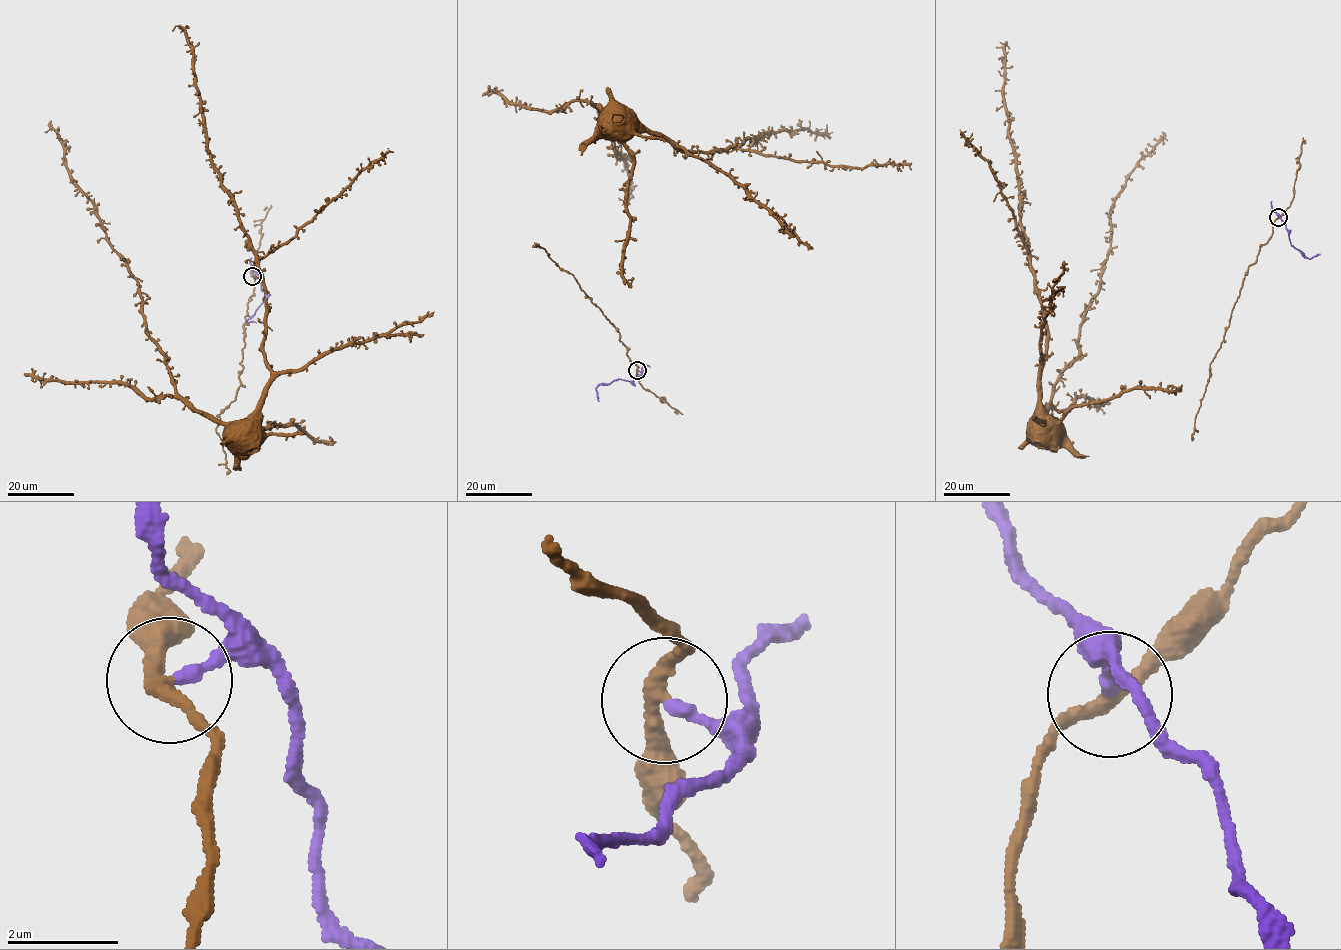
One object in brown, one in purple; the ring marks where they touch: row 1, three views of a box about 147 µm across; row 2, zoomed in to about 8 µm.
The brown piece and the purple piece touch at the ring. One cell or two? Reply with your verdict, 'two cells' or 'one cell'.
two cells

